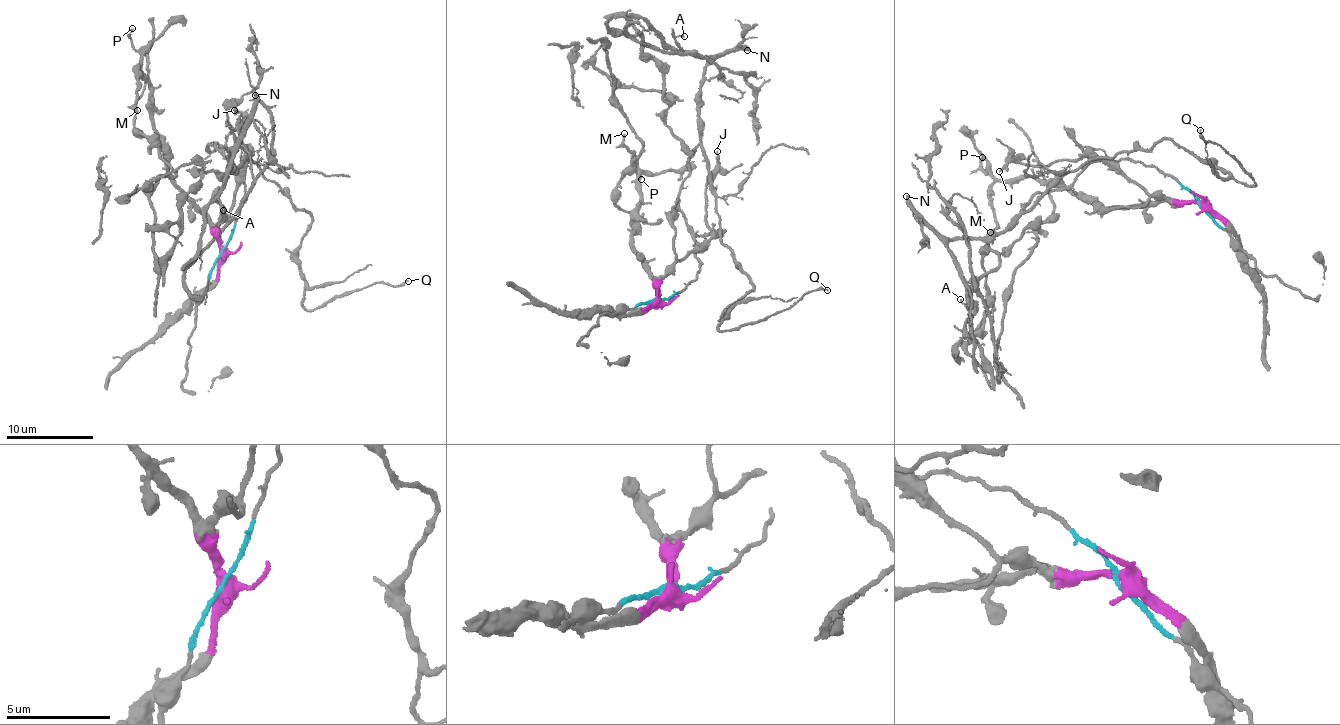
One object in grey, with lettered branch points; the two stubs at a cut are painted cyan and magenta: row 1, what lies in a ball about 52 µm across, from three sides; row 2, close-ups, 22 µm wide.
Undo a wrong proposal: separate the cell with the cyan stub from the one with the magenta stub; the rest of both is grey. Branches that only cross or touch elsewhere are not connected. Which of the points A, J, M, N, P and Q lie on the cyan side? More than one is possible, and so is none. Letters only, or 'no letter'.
A, N, Q

